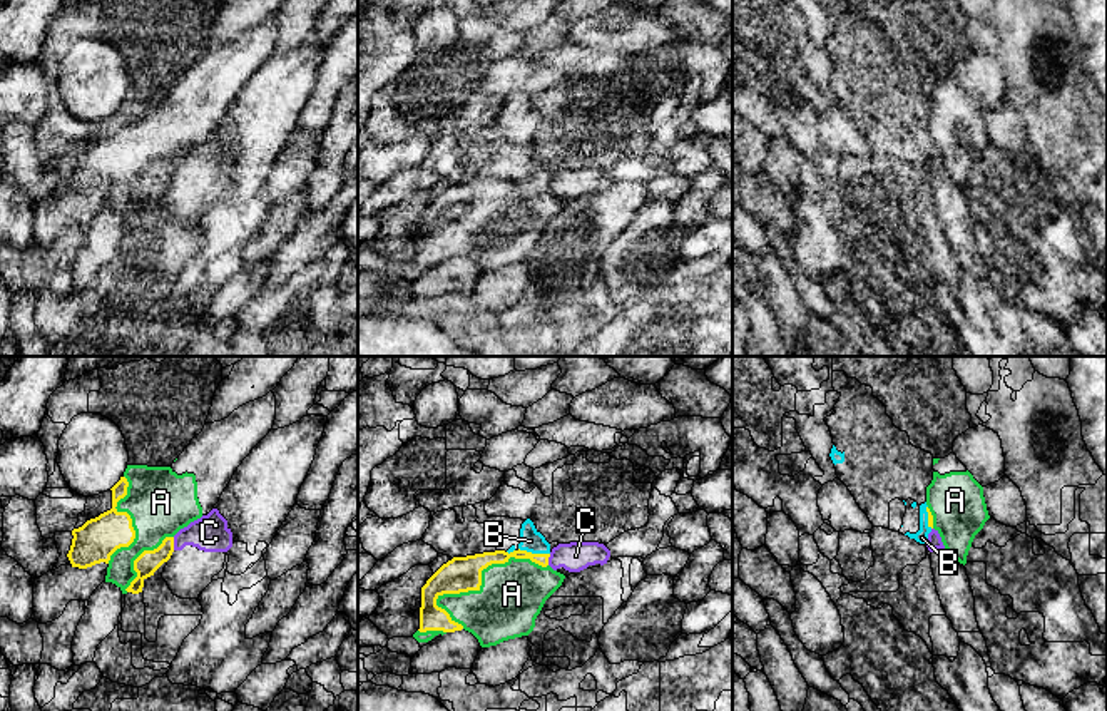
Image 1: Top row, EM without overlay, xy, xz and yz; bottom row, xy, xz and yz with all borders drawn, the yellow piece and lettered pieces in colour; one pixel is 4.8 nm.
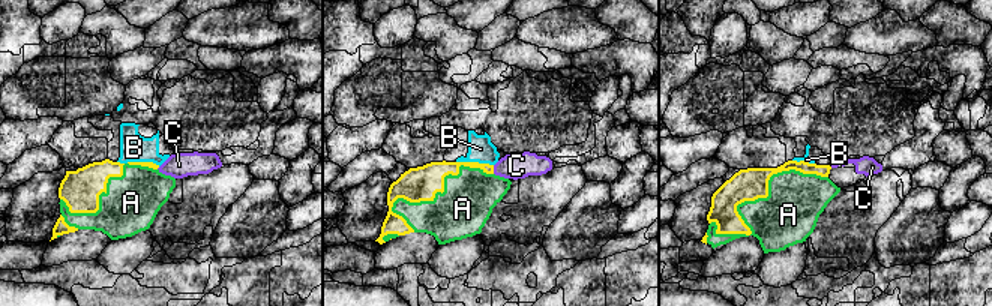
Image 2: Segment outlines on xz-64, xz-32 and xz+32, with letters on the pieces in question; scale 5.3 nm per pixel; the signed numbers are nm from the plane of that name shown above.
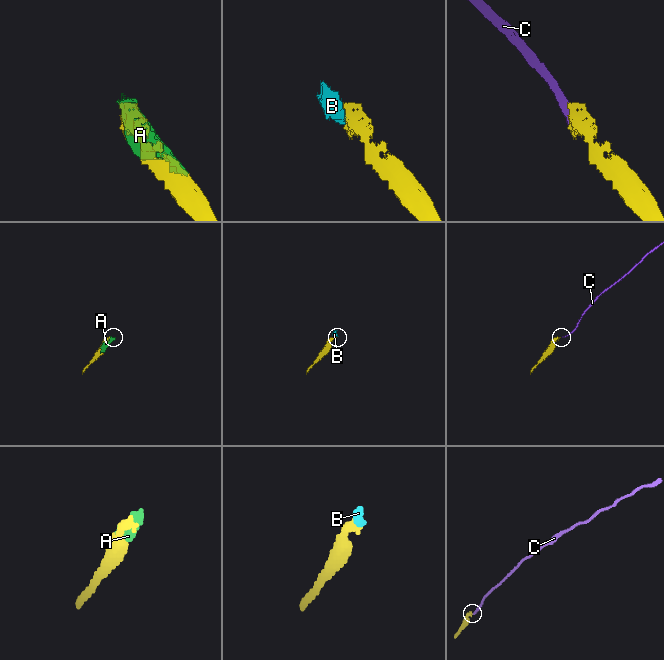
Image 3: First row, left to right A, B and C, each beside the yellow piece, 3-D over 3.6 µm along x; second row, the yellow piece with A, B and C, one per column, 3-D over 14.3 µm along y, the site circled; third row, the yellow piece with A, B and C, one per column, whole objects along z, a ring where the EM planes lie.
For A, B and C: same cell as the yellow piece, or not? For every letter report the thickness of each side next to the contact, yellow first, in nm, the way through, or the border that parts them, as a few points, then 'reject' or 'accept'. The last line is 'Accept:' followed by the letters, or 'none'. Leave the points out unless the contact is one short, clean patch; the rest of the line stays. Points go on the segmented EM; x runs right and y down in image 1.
A: calibres 170 and 320 nm; reject
B: calibres 70 and 110 nm; accept
C: calibres 110 and 170 nm; border xy (173, 537), (174, 549); reject
Accept: B

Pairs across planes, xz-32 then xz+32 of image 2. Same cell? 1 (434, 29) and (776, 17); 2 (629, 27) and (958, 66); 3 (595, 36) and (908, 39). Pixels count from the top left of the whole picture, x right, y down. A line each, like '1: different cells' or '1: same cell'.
1: different cells
2: different cells
3: same cell

